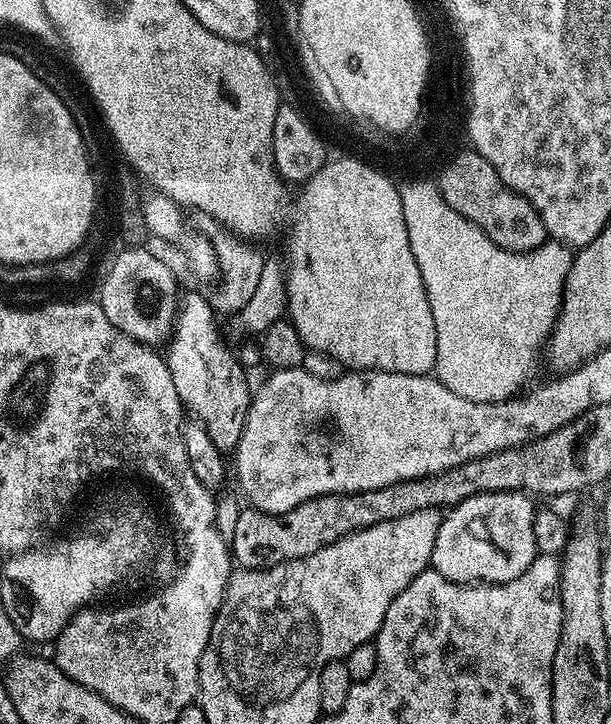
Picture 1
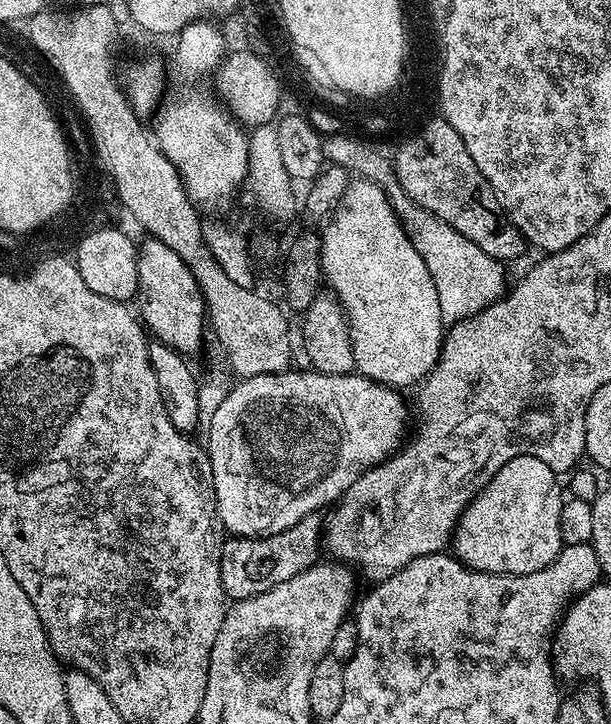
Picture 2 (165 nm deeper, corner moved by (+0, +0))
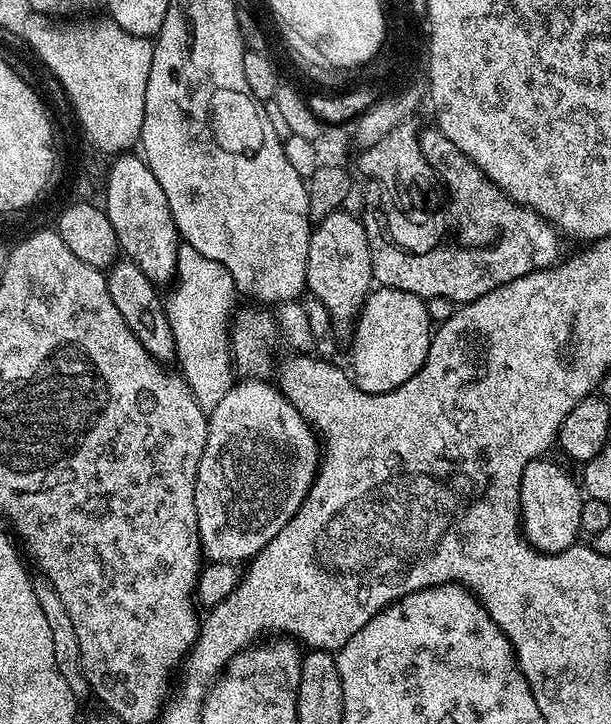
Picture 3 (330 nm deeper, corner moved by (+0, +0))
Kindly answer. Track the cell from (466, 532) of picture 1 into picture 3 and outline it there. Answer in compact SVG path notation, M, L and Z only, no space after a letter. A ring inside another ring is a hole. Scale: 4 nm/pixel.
M549 458L531 460L520 483L520 523L528 543L539 552L561 552L577 543L581 535L582 488Z

